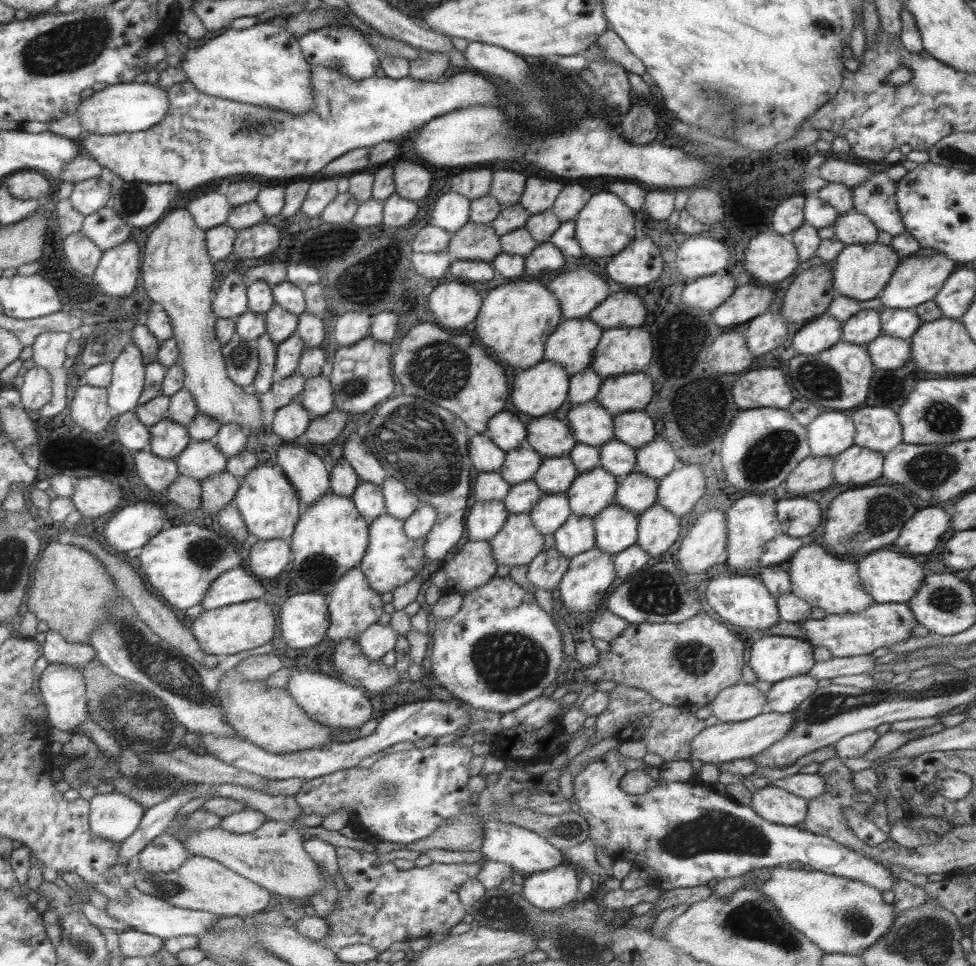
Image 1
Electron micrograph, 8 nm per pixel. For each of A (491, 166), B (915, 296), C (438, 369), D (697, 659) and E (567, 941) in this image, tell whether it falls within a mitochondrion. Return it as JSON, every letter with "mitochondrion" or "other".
{"A":"other","B":"other","C":"mitochondrion","D":"mitochondrion","E":"mitochondrion"}

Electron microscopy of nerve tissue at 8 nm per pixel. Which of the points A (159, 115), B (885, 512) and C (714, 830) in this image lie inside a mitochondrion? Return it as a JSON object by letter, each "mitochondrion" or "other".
{"A":"other","B":"mitochondrion","C":"mitochondrion"}

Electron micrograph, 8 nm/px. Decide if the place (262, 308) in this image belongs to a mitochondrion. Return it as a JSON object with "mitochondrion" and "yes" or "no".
{"mitochondrion":"no"}

